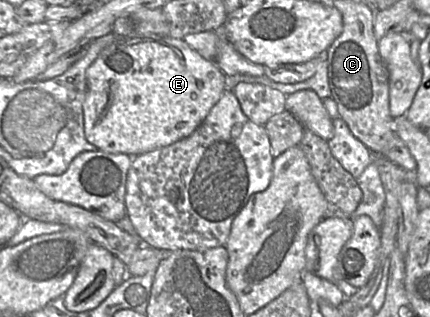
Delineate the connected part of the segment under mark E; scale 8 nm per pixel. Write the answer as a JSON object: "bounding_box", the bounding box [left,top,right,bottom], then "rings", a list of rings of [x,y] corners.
{"bounding_box":[84,37,226,157],"rings":[[[118,37],[86,70],[84,134],[98,150],[131,157],[191,135],[226,89],[226,75],[183,39]]]}

